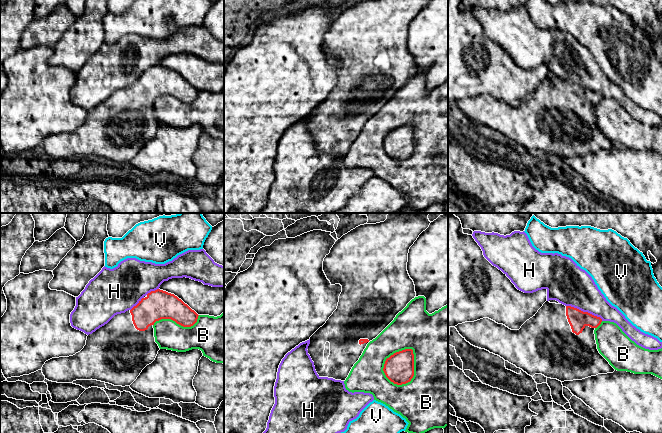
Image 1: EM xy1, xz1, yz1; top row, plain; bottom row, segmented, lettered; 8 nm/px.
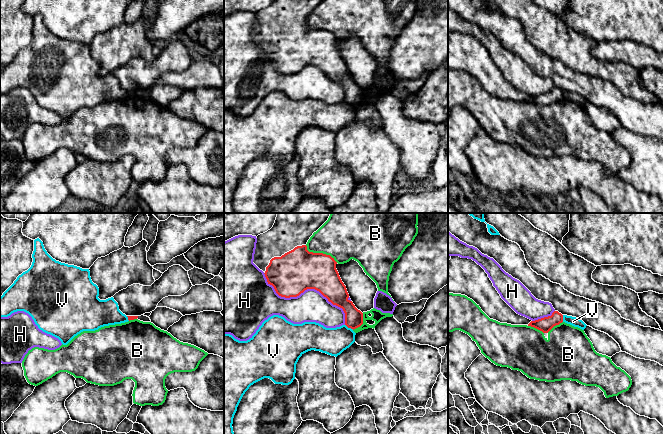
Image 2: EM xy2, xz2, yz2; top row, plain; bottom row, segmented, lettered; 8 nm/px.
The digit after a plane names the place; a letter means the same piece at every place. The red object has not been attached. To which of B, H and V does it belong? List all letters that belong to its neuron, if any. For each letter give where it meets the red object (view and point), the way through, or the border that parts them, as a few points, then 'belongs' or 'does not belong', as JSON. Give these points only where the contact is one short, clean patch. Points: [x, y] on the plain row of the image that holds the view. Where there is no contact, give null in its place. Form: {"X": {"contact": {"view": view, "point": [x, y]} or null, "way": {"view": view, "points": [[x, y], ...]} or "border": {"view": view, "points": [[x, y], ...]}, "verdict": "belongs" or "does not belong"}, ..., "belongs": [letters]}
{"B": {"contact": {"view": "xz1", "point": [413, 148]}, "verdict": "does not belong"}, "H": {"contact": {"view": "xz2", "point": [307, 64]}, "verdict": "does not belong"}, "V": {"contact": {"view": "xz2", "point": [349, 103]}, "border": {"view": "xz2", "points": [[345, 100], [353, 105]]}, "verdict": "does not belong"}, "belongs": []}

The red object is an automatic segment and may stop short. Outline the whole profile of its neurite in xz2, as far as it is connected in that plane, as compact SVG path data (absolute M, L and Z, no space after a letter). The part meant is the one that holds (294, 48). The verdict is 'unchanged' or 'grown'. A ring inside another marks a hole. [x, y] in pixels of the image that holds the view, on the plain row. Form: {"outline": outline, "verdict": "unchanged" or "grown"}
{"outline": "M274 0L267 8L258 11L253 39L264 48L268 60L285 74L297 73L307 65L315 65L333 81L343 85L345 101L356 105L363 100L363 89L350 77L346 62L336 45L337 38L330 31L307 26L310 13L323 0Z", "verdict": "grown"}

